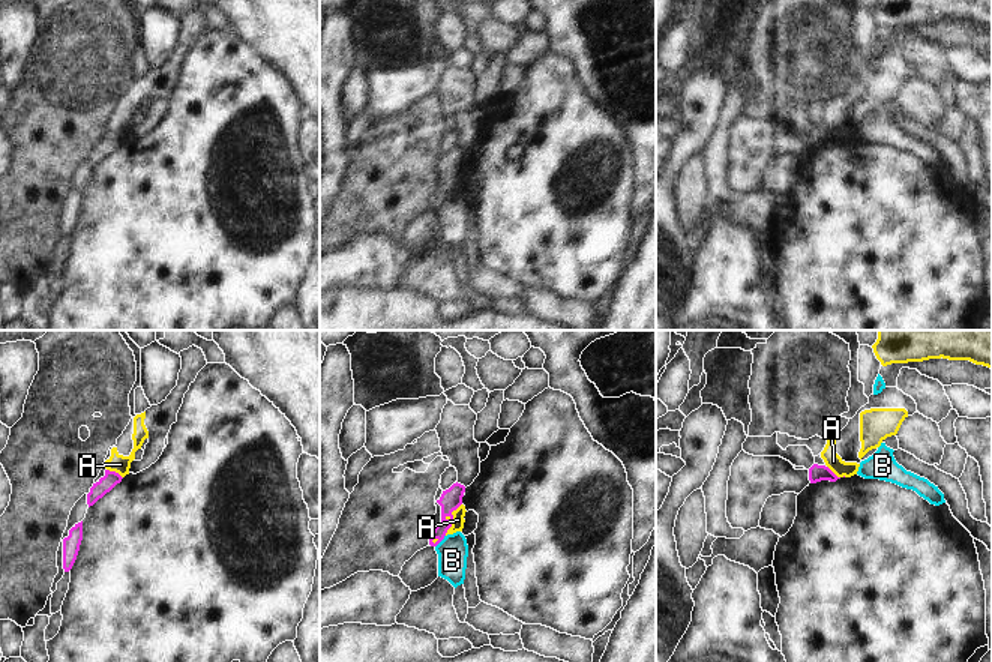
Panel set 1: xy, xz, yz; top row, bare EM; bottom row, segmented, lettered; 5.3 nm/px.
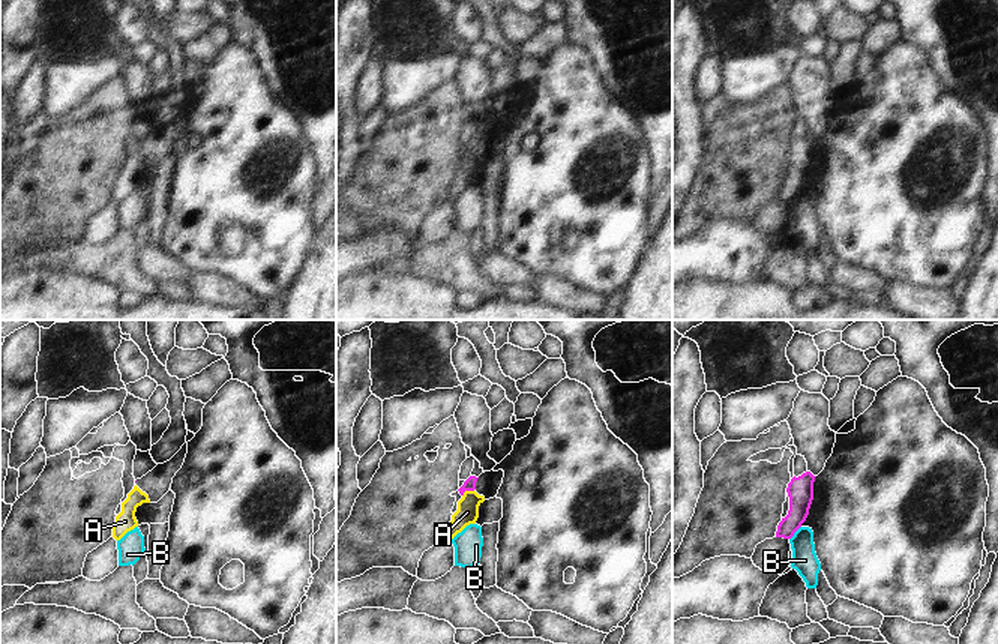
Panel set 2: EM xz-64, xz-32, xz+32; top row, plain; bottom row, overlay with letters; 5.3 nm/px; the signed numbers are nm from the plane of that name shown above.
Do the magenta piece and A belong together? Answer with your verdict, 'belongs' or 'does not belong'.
does not belong

